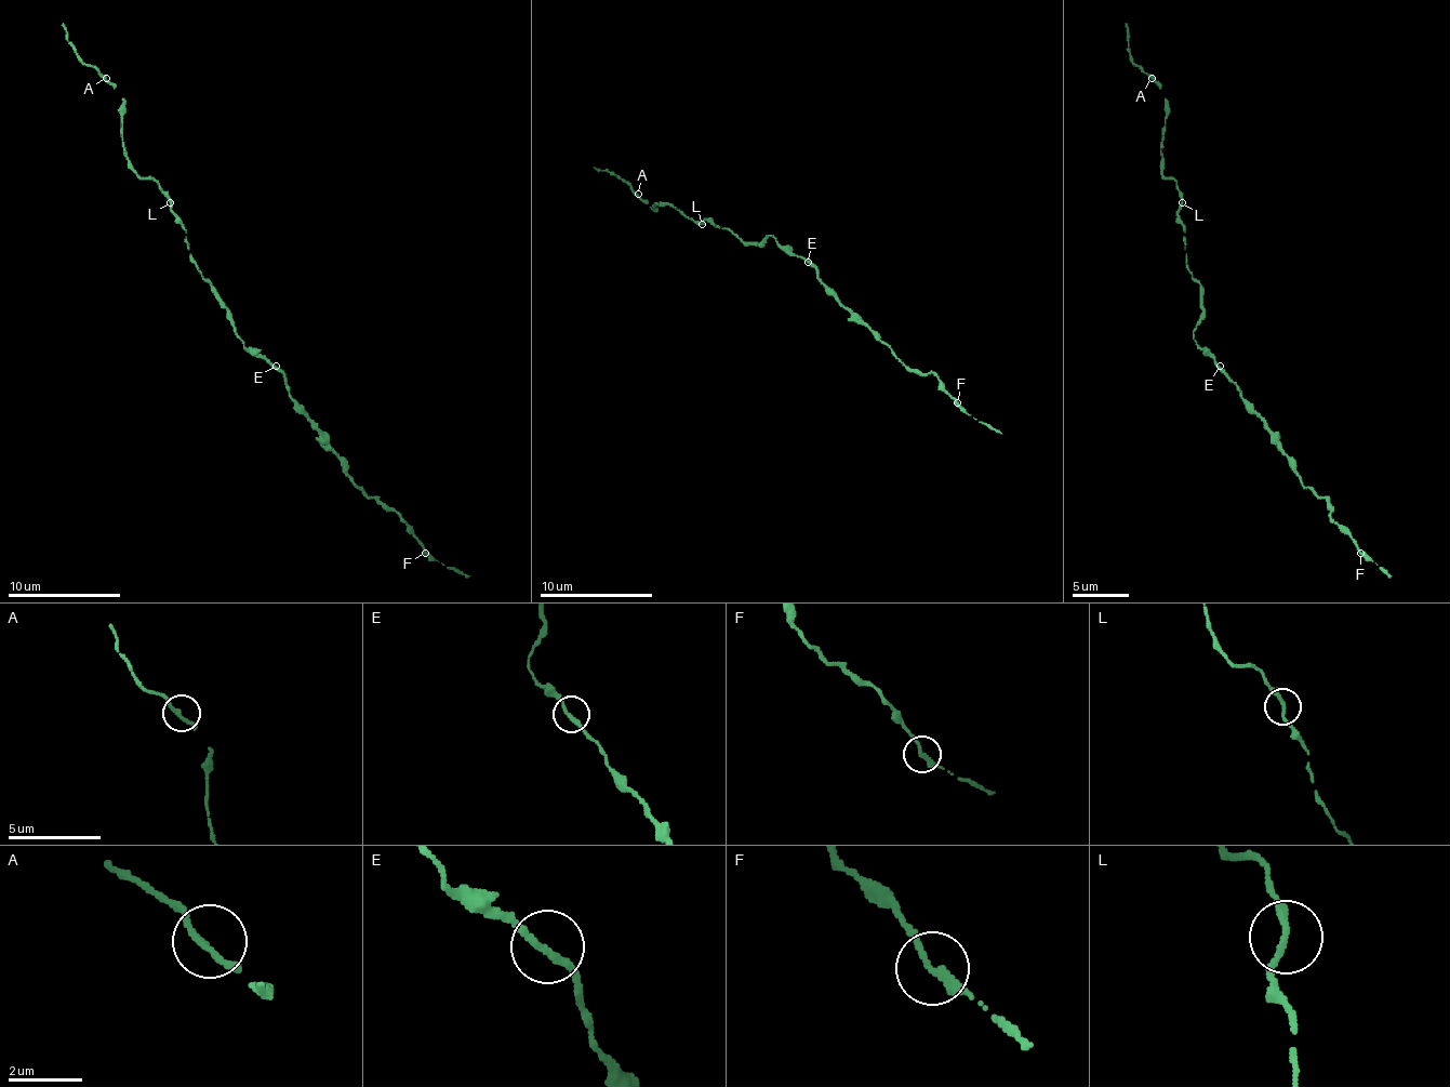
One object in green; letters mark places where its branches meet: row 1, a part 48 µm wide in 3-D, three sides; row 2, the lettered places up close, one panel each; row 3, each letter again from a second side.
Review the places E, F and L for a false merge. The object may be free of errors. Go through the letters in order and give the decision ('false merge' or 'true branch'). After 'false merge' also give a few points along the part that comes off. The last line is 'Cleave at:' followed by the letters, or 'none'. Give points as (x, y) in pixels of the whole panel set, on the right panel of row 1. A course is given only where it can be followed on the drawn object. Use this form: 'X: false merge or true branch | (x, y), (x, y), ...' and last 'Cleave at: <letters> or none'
E: true branch
F: true branch
L: true branch
Cleave at: none

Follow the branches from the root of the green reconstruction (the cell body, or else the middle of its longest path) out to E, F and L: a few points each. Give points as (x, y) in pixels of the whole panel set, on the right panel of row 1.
E: (1194, 337), (1220, 366)
F: (1194, 337), (1264, 422), (1271, 439), (1287, 456), (1295, 476), (1332, 507), (1329, 516), (1360, 553)
L: (1194, 337), (1202, 313), (1202, 287), (1185, 264), (1185, 227), (1176, 216), (1183, 202)

